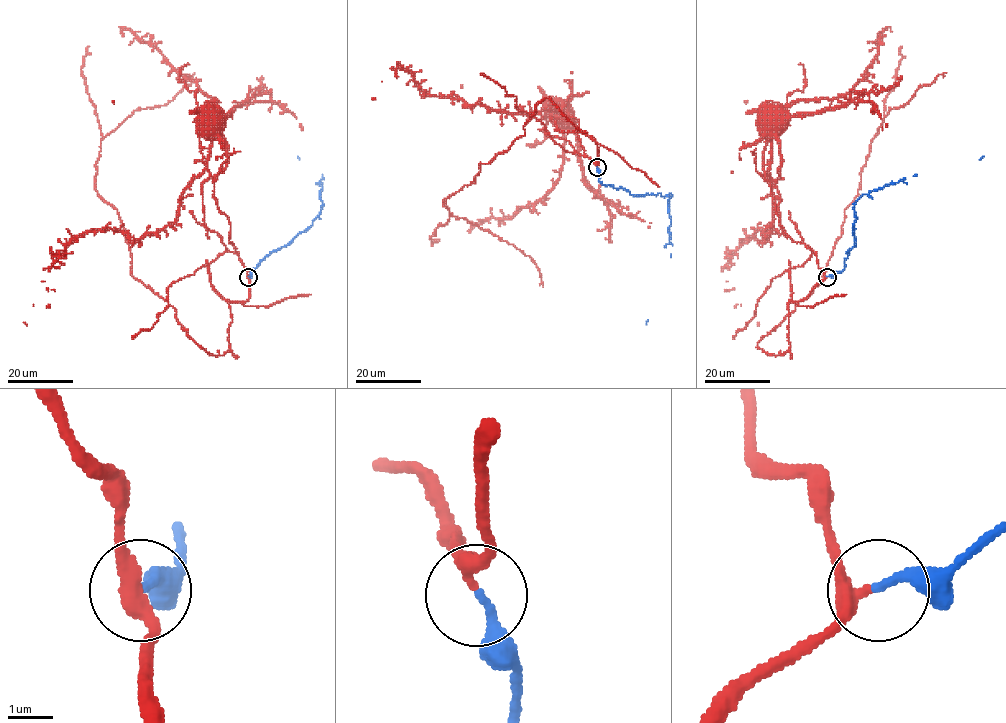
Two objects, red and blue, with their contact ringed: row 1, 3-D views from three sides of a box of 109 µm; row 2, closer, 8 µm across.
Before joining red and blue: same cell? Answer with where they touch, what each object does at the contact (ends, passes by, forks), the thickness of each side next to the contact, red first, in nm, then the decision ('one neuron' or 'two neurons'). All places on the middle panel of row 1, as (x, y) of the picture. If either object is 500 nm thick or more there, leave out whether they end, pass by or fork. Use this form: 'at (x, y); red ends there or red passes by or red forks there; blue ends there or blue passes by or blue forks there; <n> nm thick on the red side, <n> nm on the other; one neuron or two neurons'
at (597, 167); red passes by; blue ends there; 320 nm thick on the red side, 200 nm on the other; one neuron

